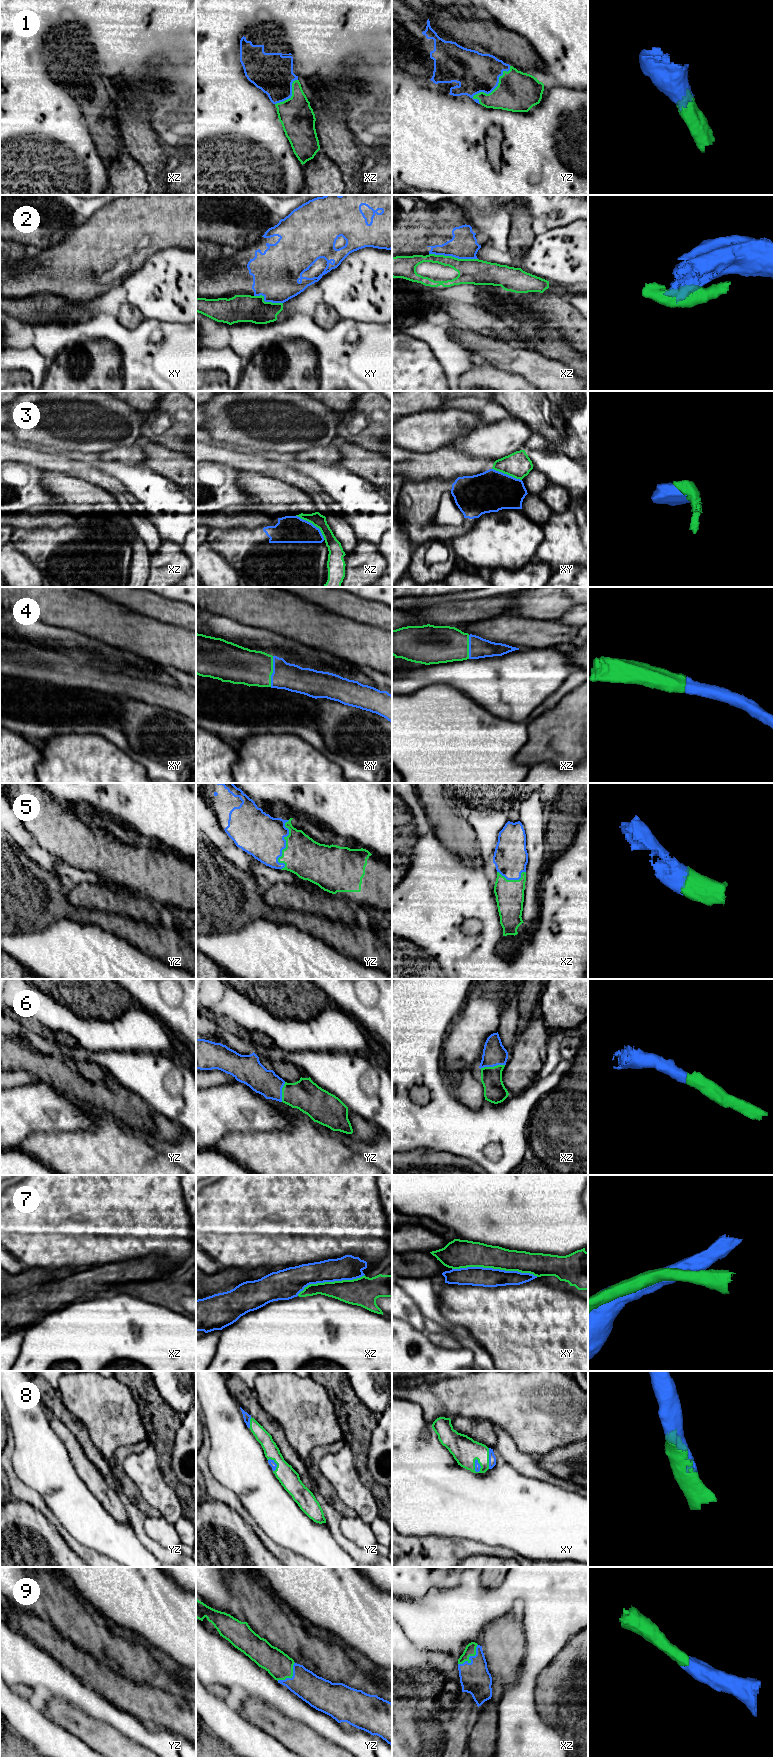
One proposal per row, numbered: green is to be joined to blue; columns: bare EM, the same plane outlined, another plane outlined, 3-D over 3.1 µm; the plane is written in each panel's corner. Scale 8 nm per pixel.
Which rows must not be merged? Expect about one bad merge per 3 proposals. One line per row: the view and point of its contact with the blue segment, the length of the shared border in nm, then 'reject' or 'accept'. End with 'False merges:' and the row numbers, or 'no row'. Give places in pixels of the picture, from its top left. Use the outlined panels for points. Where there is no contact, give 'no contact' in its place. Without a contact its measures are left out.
1: yz (495, 87) | 400 nm | accept
2: xz (453, 256) | 400 nm | reject
3: xz (312, 524) | 300 nm | reject
4: xy (273, 671) | 240 nm | accept
5: yz (285, 846) | 400 nm | accept
6: xz (492, 1066) | 200 nm | accept
7: xy (495, 1269) | 700 nm | reject
8: xy (489, 1458) | 170 nm | accept
9: xz (471, 1656) | 220 nm | accept
False merges: 2, 3, 7

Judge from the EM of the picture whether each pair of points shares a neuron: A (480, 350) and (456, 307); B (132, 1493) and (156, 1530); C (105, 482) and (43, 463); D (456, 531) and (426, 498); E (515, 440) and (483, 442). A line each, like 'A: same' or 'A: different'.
A: different
B: different
C: same
D: same
E: same

